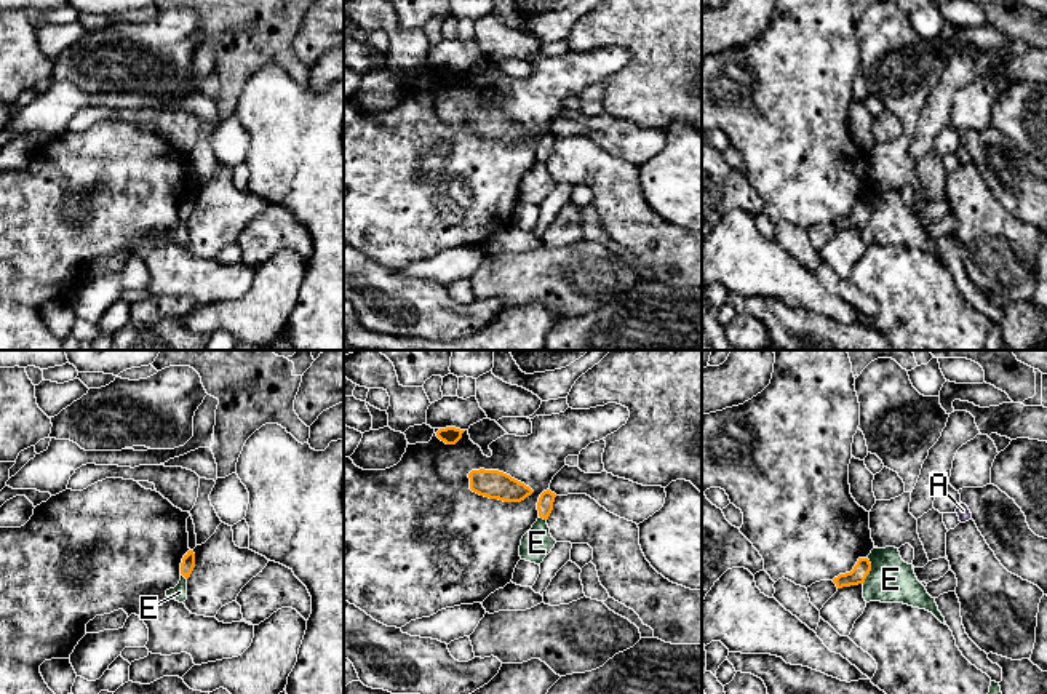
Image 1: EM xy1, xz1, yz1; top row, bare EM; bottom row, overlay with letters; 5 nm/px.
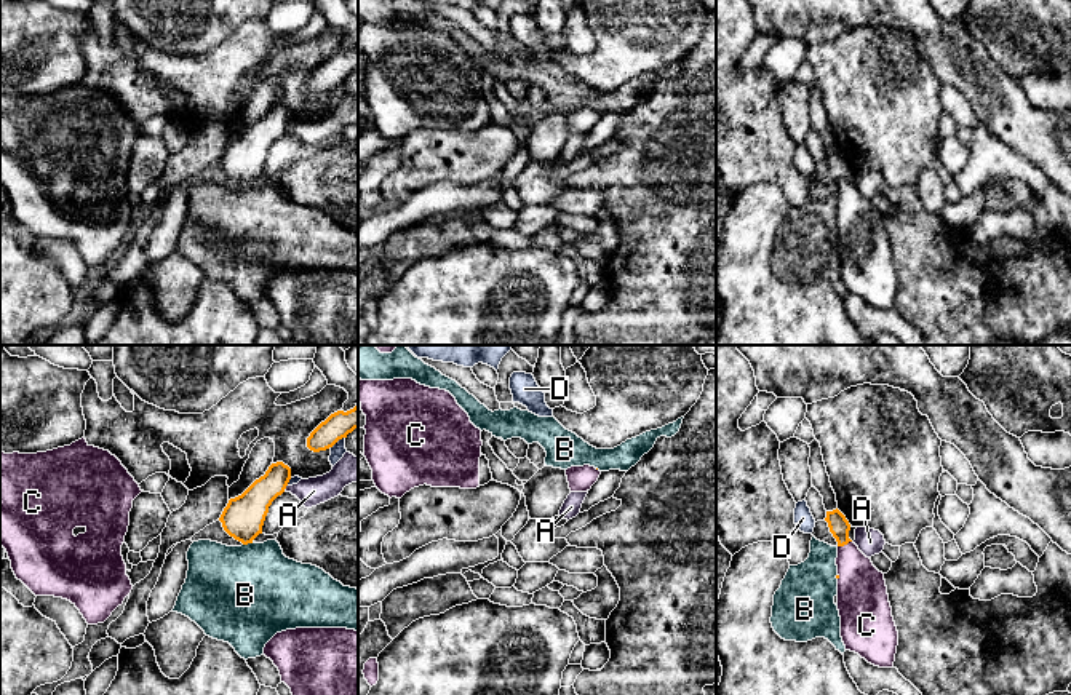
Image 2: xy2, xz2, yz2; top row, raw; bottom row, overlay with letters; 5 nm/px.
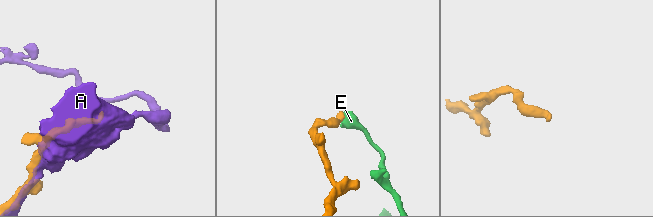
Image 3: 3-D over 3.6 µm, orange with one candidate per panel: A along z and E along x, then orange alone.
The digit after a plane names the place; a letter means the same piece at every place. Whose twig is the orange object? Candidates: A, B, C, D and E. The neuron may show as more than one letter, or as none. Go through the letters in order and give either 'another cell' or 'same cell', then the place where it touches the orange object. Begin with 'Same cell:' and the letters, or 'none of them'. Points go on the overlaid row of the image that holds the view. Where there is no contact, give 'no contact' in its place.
Same cell: C
A: another cell | xy2 (285, 488)
B: another cell | xy2 (248, 542)
C: same cell | yz2 (844, 544)
D: another cell | xy2 (338, 440)
E: another cell | yz1 (868, 571)

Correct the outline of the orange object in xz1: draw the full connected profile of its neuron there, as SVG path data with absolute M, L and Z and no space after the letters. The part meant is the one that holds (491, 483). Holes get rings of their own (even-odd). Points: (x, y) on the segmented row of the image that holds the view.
M472 470L468 478L473 493L504 502L521 502L534 493L524 483L499 470Z

